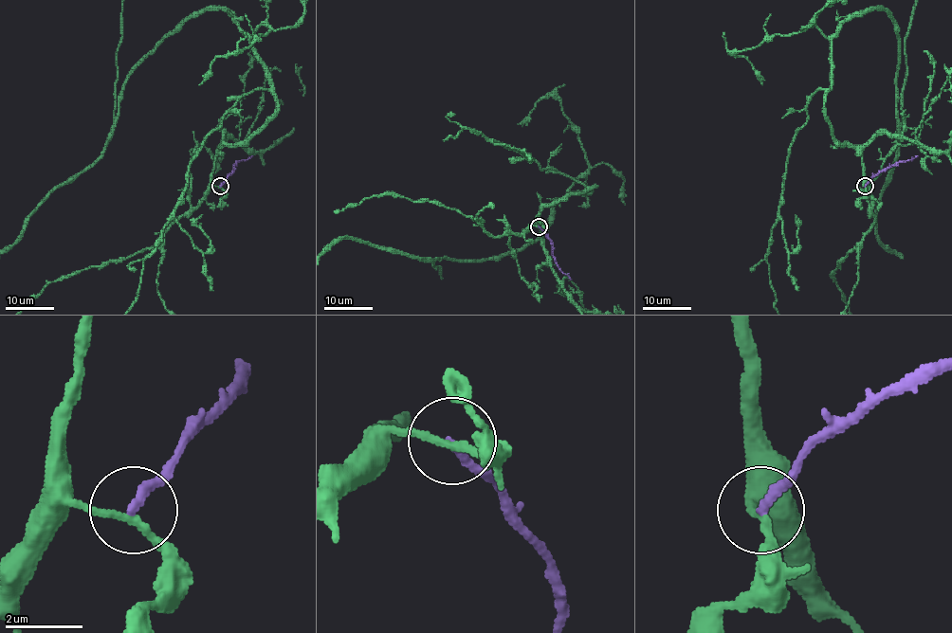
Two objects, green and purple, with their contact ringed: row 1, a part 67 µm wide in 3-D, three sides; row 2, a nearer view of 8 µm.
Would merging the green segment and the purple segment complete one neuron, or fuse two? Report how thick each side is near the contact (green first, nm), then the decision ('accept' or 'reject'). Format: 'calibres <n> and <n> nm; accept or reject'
calibres 180 and 240 nm; reject

